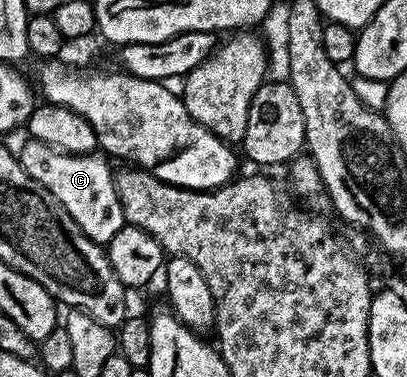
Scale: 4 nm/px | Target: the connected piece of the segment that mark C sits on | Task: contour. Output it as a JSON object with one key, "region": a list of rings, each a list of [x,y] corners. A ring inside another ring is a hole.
{"region":[[[29,140],[26,143],[26,146],[19,150],[19,157],[27,176],[31,176],[31,180],[47,188],[47,192],[51,192],[51,196],[55,196],[55,200],[59,200],[59,204],[67,208],[71,220],[79,224],[81,231],[92,242],[107,244],[115,236],[115,232],[119,232],[127,225],[123,216],[123,206],[117,199],[113,179],[114,167],[109,167],[100,153],[65,154],[61,150],[56,150],[54,146],[36,140]]]}

